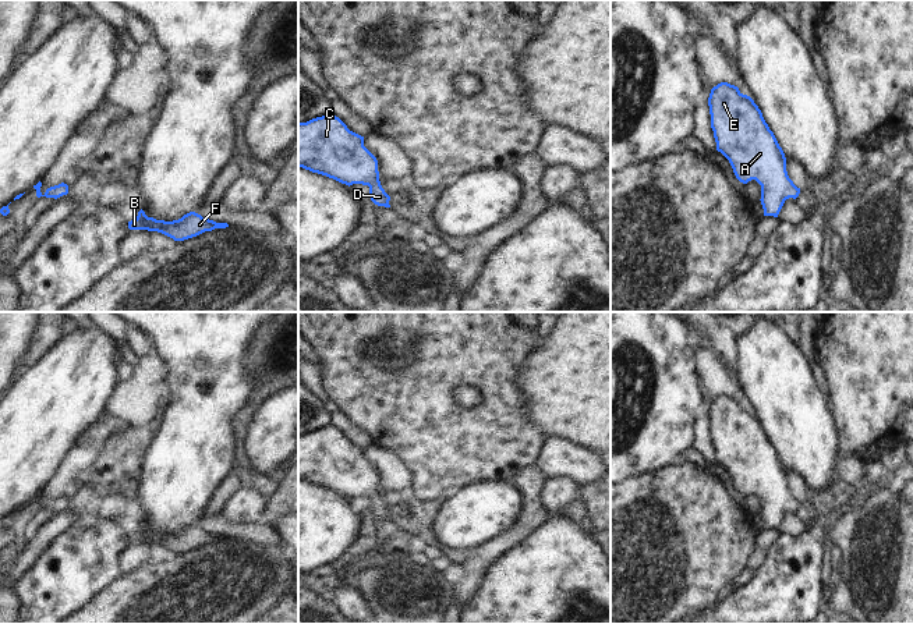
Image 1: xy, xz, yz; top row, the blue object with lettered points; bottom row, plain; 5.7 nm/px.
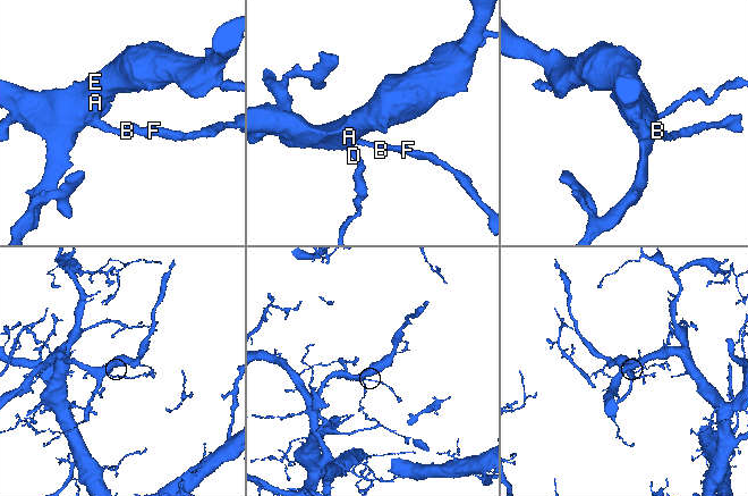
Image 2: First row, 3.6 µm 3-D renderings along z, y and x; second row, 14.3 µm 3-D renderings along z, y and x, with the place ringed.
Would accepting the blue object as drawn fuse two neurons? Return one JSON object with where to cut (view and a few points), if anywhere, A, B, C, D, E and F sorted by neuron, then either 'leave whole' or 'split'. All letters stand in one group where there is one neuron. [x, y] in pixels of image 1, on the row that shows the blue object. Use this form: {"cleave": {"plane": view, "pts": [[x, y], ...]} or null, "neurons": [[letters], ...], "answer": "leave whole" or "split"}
{"cleave": null, "neurons": [["A", "B", "C", "D", "E", "F"]], "answer": "leave whole"}

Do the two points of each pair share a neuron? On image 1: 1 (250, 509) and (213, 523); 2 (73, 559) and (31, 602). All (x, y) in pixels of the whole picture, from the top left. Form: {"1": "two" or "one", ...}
{"1": "two", "2": "one"}

